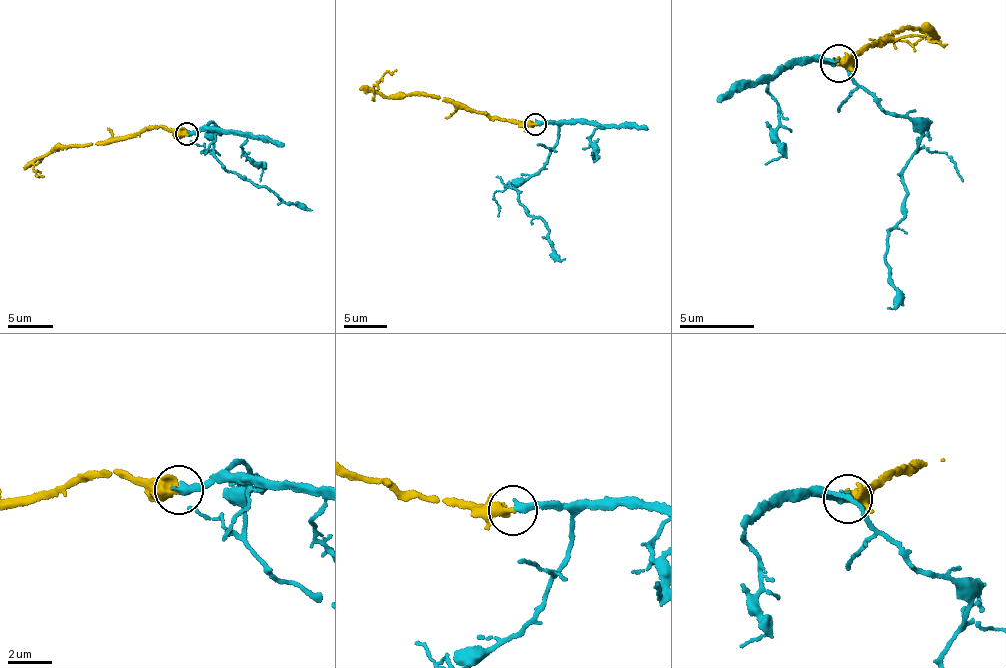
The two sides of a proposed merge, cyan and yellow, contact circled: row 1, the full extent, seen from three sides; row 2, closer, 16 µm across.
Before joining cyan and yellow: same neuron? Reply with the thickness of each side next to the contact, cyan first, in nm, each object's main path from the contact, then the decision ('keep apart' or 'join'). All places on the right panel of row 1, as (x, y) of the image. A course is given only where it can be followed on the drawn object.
360 nm thick on the cyan side, 400 nm on the other; cyan runs (838, 62), (823, 60), (914, 124), (904, 215), (886, 237), (887, 308); yellow runs (838, 62), (892, 33), (924, 24), (935, 32), (926, 38), (870, 39); join

